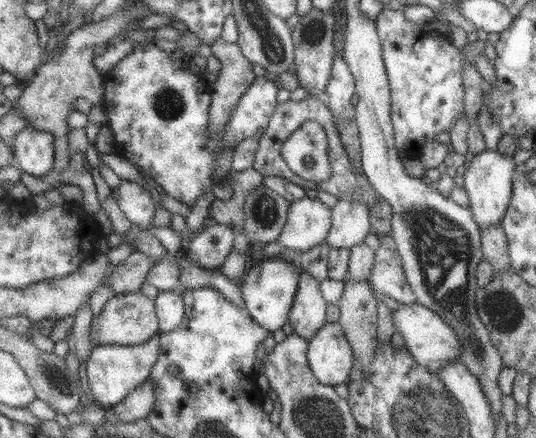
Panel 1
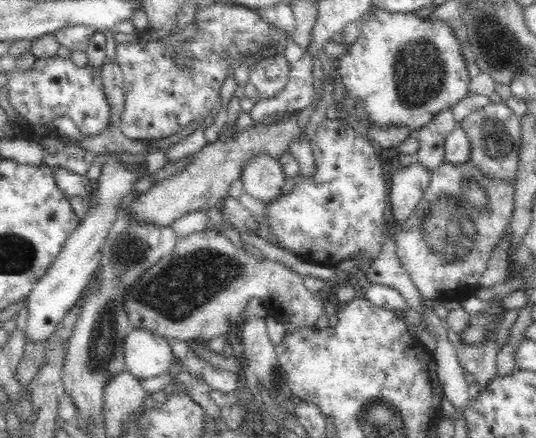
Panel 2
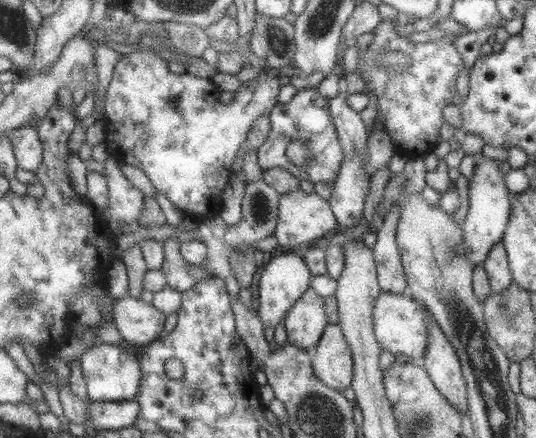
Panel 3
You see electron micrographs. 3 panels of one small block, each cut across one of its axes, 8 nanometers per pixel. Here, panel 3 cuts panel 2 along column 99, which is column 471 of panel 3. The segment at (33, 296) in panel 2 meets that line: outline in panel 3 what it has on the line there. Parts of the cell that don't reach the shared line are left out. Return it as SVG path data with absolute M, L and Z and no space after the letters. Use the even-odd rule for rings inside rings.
M480 156L474 164L474 175L468 178L469 209L465 218L466 244L469 248L469 258L474 267L483 264L494 244L502 242L505 230L512 214L512 194L506 184L506 176L499 170L492 159Z

